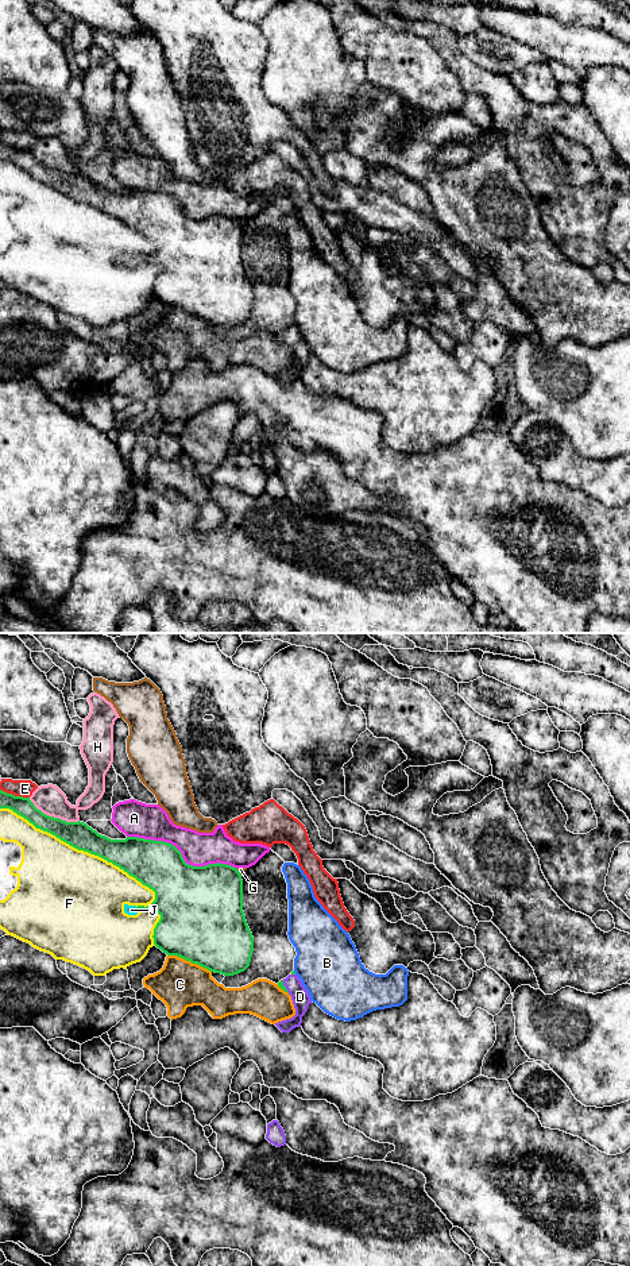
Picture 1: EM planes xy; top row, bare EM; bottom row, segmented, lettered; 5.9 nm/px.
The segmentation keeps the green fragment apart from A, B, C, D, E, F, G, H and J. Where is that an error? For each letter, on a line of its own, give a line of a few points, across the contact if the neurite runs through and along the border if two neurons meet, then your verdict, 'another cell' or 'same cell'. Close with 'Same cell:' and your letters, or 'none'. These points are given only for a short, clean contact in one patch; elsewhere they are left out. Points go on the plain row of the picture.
A: another cell
B: another cell
C: another cell
D: line xy (281, 338), (285, 339), (300, 348); same cell
E: another cell
F: another cell
G: another cell
H: another cell
J: another cell
Same cell: D

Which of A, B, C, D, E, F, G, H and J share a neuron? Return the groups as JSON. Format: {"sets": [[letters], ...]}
{"sets": [["A"], ["B"], ["C"], ["D"], ["E"], ["F", "J"], ["G"], ["H"]]}

